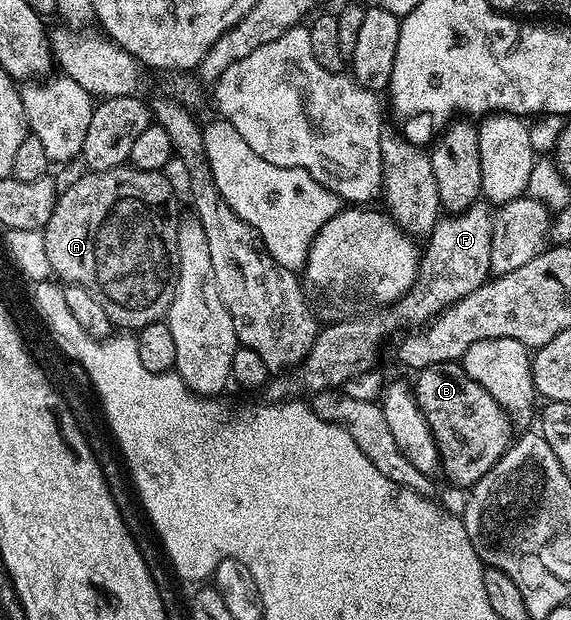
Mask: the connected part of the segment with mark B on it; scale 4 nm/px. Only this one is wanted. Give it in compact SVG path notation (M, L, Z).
M457 361L432 363L432 367L417 370L415 377L418 378L412 381L412 392L434 436L441 472L443 474L446 472L447 479L454 485L463 487L474 485L485 473L492 471L492 467L510 448L512 444L510 416L500 407L500 403L496 403L496 399L492 399L492 395L488 395L488 391L484 391L484 387L480 387L480 383L476 383L467 375Z

